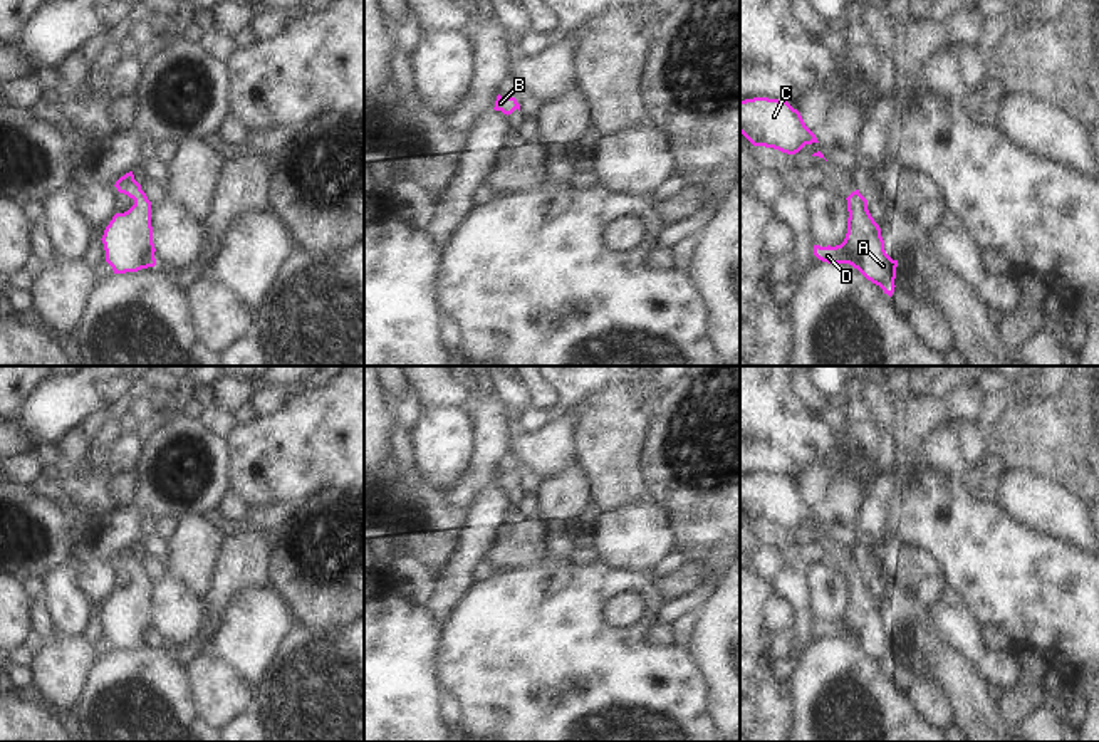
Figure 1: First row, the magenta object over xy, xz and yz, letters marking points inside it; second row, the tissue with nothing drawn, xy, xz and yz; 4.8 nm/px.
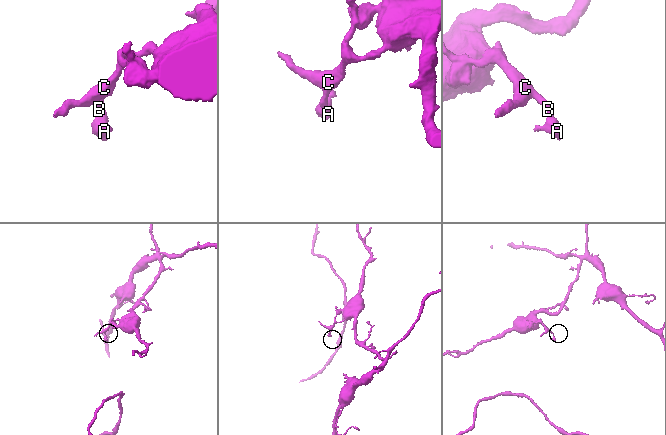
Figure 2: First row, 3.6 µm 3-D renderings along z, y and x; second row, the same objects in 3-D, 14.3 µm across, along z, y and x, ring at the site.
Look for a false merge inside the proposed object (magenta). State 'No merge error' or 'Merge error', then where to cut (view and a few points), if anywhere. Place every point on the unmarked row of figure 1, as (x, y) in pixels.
No merge error. No split

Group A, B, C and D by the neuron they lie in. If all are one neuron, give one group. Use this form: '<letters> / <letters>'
A B C D

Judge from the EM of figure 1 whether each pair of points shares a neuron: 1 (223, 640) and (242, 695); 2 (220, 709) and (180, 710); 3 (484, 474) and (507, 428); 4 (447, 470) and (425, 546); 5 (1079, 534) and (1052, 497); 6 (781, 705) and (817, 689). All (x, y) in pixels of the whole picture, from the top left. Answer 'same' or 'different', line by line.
1: different
2: different
3: same
4: different
5: same
6: different

